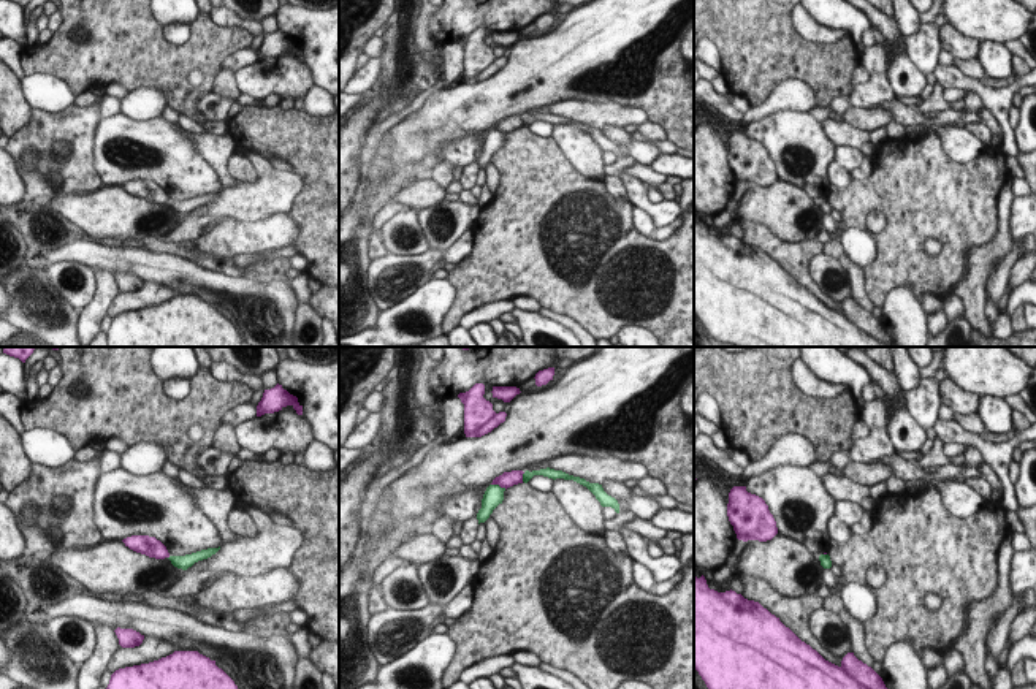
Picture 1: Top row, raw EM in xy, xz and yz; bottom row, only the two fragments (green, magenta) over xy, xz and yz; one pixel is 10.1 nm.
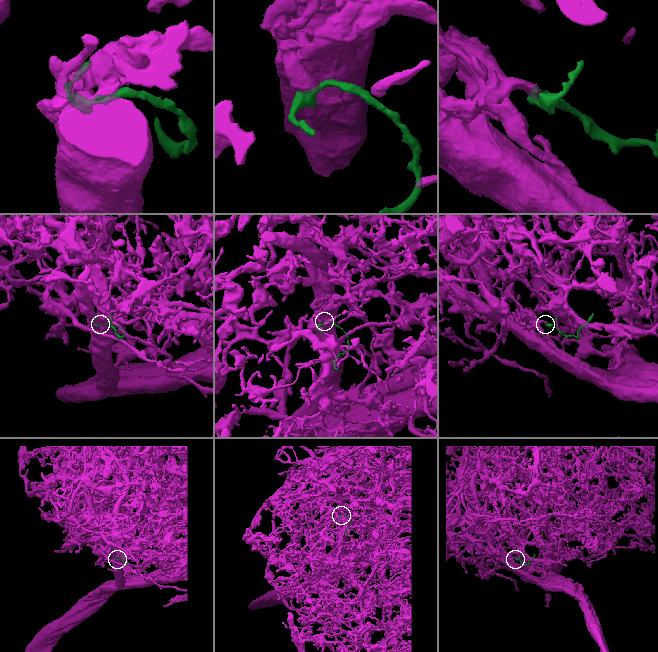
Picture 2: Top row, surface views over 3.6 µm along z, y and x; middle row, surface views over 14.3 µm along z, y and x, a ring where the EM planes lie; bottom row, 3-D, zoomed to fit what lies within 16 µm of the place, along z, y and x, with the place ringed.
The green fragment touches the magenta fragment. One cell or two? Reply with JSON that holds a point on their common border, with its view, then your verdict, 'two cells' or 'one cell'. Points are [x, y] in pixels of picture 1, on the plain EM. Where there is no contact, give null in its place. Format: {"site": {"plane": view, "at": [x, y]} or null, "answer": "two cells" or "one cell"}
{"site": {"plane": "xz", "at": [499, 132]}, "answer": "two cells"}

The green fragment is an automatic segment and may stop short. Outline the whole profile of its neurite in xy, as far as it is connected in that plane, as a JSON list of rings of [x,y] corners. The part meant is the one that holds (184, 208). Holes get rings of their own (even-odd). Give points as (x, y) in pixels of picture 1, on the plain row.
[[[220,192],[219,193],[208,193],[208,195],[201,195],[201,196],[192,198],[192,200],[185,200],[185,201],[169,201],[168,204],[171,206],[171,209],[174,212],[187,215],[195,207],[211,203],[219,195],[220,195]]]

